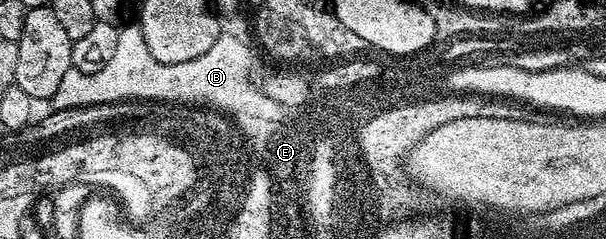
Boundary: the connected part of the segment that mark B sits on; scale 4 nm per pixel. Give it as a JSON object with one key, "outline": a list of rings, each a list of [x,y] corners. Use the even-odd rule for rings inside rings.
{"outline":[[[124,25],[118,33],[118,50],[114,58],[98,69],[98,73],[78,73],[71,70],[62,77],[58,89],[50,103],[55,110],[66,110],[93,100],[112,99],[118,95],[160,95],[173,98],[203,99],[215,110],[226,111],[234,117],[233,122],[239,132],[246,132],[255,124],[270,123],[271,116],[279,118],[284,112],[283,104],[277,100],[265,99],[247,83],[247,72],[256,61],[251,49],[234,33],[222,31],[210,49],[192,61],[182,61],[178,65],[166,65],[157,61],[146,49],[142,29],[138,25]]]}

